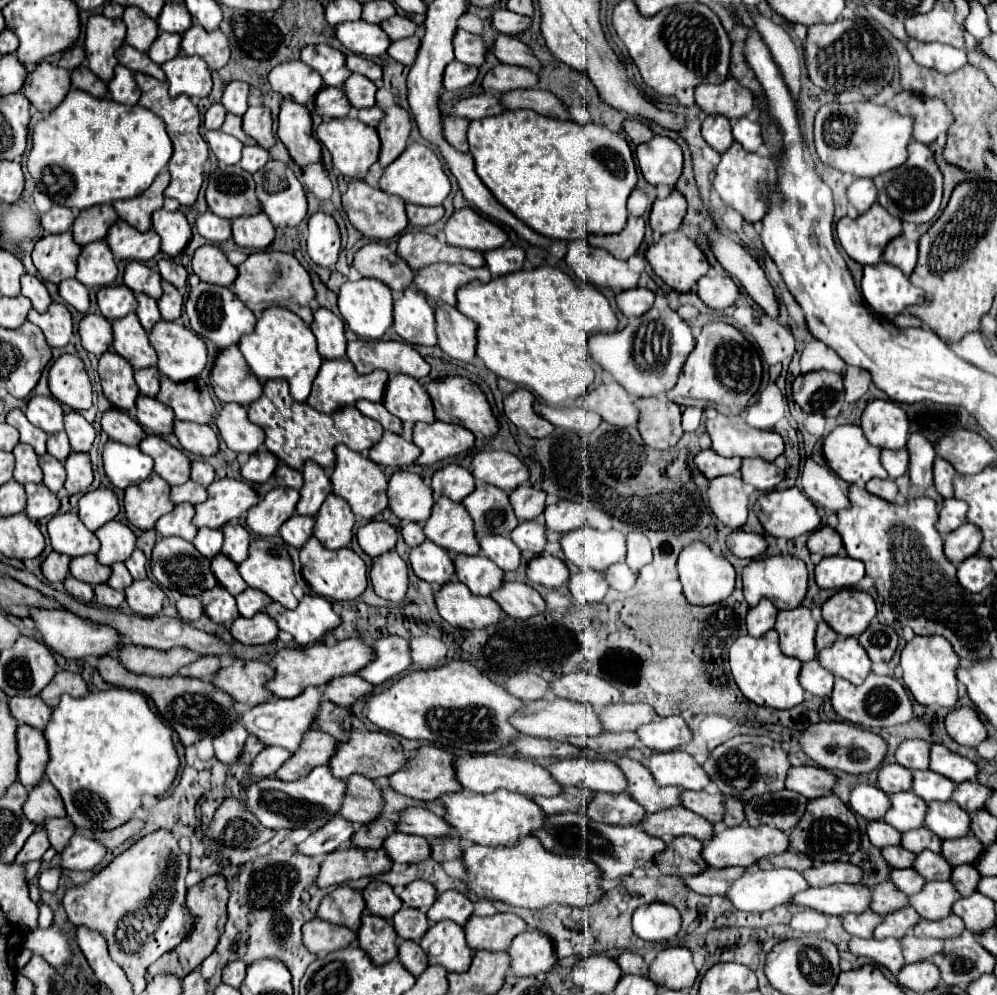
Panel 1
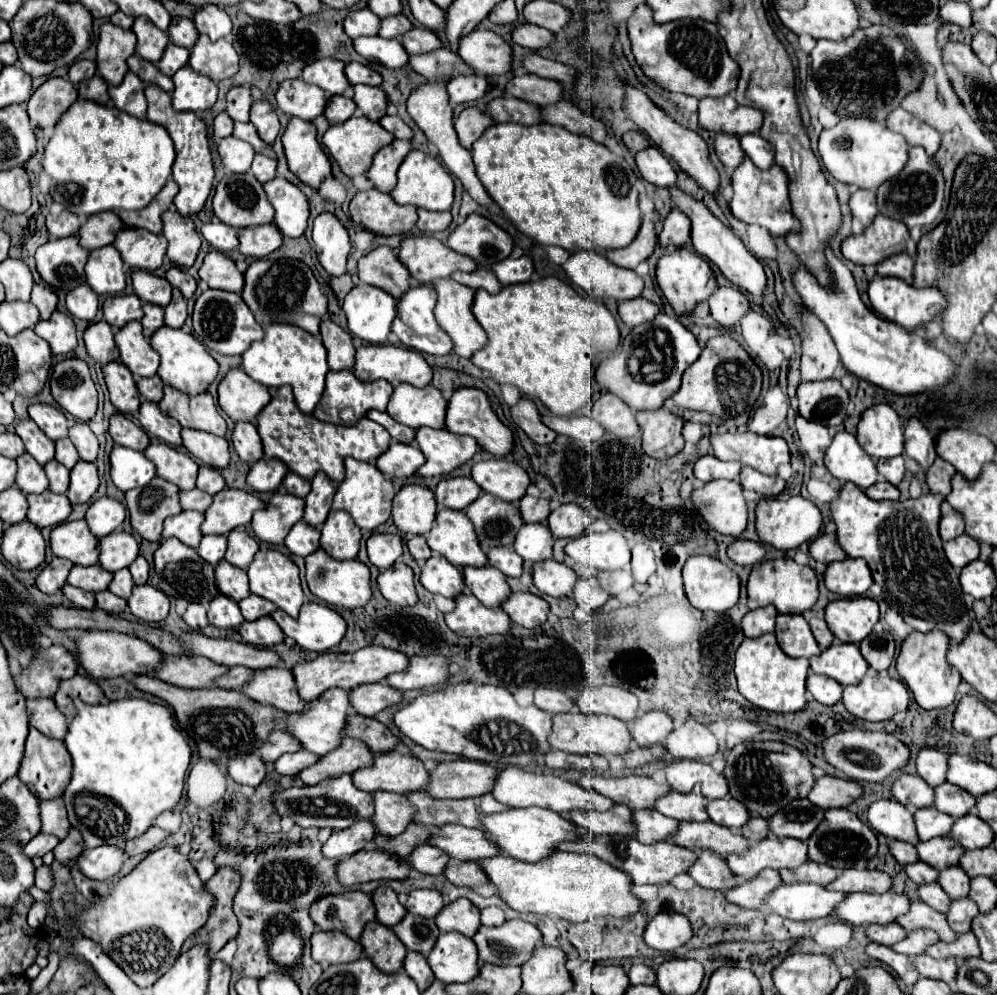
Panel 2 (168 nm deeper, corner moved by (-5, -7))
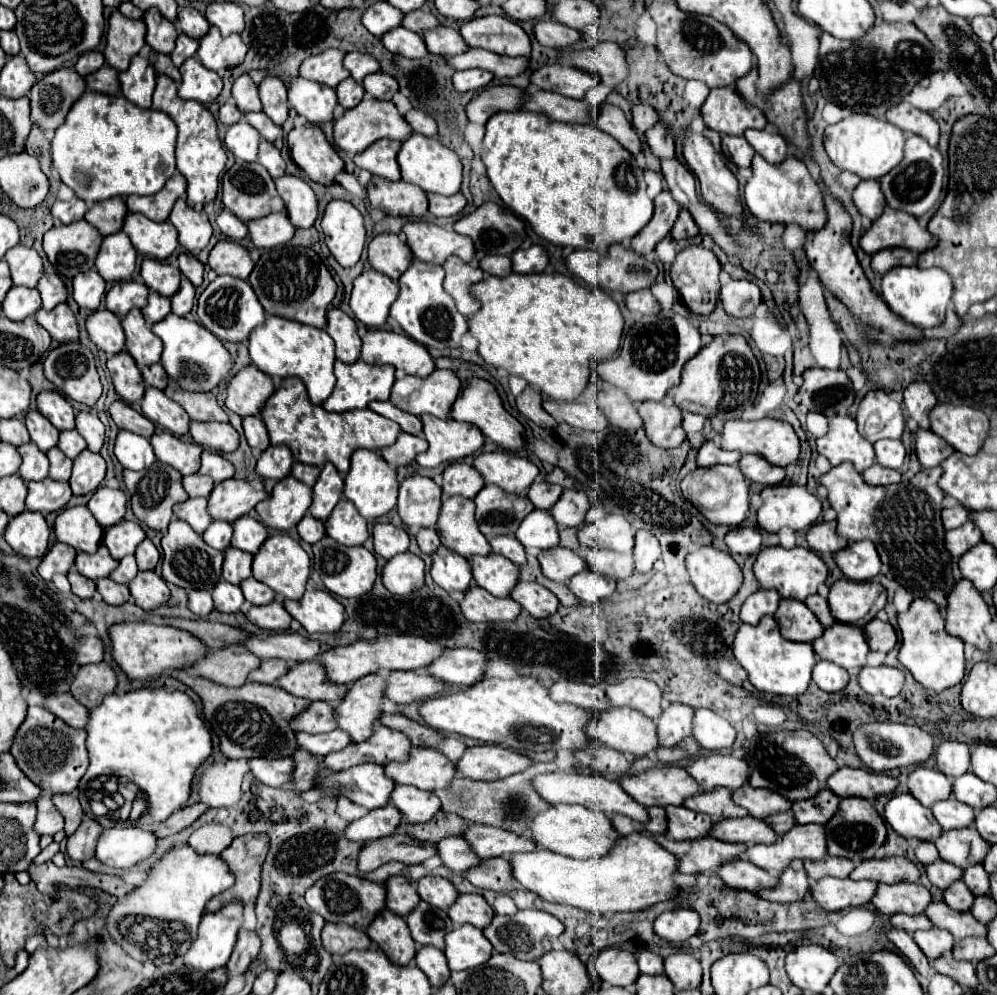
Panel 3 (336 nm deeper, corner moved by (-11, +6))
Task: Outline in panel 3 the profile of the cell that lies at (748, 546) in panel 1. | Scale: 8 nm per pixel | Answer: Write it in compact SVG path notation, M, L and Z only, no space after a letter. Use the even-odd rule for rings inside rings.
M735 527L725 535L725 543L729 545L731 553L751 555L761 549L761 533L759 529L751 527Z

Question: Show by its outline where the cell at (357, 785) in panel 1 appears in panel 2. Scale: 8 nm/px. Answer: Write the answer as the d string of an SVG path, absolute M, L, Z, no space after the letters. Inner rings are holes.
M375 792L375 814L373 814L373 824L377 826L379 834L385 836L397 836L401 834L415 818L415 806L401 794L391 794L391 792Z

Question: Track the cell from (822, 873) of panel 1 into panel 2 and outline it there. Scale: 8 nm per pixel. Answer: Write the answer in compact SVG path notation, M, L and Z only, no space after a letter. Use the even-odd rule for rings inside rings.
M849 868L843 870L833 884L829 884L829 890L839 890L839 892L889 892L893 886L893 880L889 874L879 872L879 870L857 870Z

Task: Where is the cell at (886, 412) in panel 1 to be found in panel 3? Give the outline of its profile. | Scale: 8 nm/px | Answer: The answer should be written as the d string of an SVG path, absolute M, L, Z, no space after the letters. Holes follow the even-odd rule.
M869 391L857 411L859 433L875 443L879 439L901 439L905 429L903 409L885 391Z

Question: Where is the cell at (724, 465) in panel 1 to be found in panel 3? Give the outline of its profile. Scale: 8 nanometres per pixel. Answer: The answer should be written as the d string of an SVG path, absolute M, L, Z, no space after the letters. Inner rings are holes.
M705 441L697 453L697 465L699 467L711 467L717 463L727 463L727 465L737 465L741 459L739 451L725 451L717 447L713 441Z

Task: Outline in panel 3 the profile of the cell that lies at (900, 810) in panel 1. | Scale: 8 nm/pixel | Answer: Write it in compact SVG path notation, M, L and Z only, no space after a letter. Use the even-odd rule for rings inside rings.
M949 797L945 801L939 801L931 807L937 823L943 829L961 829L961 827L971 827L975 819L973 807L959 803L955 797Z

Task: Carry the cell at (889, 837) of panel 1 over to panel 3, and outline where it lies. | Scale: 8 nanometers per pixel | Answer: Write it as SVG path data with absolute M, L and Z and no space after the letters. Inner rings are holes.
M921 841L921 843L915 847L915 857L917 857L923 865L927 865L927 863L939 859L939 853L937 853L937 849L935 849L935 845L933 845L931 841Z

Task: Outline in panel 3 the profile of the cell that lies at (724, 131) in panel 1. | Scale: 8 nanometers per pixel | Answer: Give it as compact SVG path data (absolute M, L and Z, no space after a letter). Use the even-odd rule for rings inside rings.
M723 135L721 149L737 167L749 167L751 159L755 155L753 147L747 143L747 139L743 135Z

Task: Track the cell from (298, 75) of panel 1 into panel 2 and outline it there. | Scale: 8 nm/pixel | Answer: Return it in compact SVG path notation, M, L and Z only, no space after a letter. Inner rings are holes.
M301 78L285 80L277 90L277 106L287 116L297 116L301 120L315 120L323 114L327 98L325 92L313 84L305 84Z

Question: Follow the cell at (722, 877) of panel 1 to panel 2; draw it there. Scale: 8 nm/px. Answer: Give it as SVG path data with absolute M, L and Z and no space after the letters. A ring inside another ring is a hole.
M763 870L759 876L755 876L753 880L743 882L737 888L731 888L725 892L727 900L733 904L739 904L743 908L753 908L759 910L765 904L765 896L769 896L775 888L779 888L781 876L777 870Z

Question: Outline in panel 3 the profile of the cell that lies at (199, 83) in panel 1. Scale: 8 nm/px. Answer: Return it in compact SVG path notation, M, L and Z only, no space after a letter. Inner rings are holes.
M195 57L187 59L181 67L179 67L183 81L179 87L179 97L181 99L195 99L199 103L211 103L223 87L221 77L211 71L205 69Z

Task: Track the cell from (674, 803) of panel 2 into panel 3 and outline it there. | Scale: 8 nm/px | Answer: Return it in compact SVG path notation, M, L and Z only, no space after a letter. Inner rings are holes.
M719 787L711 791L701 791L699 795L693 795L691 799L685 799L683 803L691 811L707 813L711 819L721 819L721 817L743 817L747 811L743 807L737 807L731 799L731 789Z

